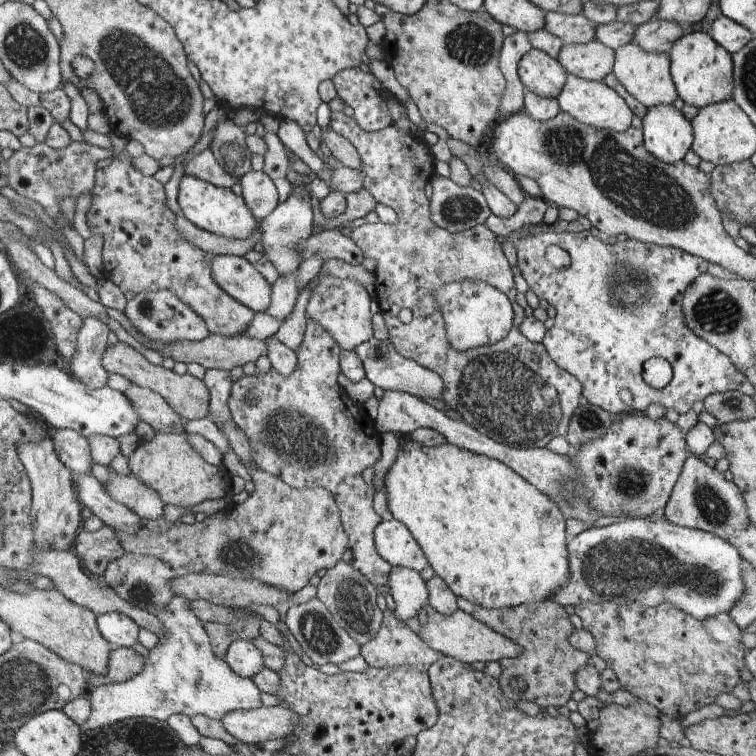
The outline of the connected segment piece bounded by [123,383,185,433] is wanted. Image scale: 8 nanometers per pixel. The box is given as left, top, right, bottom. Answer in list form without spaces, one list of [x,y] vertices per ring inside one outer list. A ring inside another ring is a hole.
[[[134,383],[123,393],[127,395],[132,408],[139,415],[139,420],[150,424],[156,433],[179,433],[184,431],[183,424],[185,420],[170,408],[162,395]]]

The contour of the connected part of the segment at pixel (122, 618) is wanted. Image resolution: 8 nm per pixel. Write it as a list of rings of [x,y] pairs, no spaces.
[[[110,611],[98,615],[98,627],[112,647],[131,647],[139,640],[139,626],[126,614]]]

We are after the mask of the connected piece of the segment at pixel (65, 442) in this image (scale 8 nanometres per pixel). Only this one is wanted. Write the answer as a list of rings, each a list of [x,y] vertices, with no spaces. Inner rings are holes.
[[[49,429],[55,451],[62,461],[74,473],[90,473],[91,458],[90,443],[87,436],[83,436],[72,429]]]

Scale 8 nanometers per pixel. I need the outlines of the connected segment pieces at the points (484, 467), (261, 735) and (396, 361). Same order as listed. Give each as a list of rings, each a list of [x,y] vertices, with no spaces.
[[[402,437],[396,459],[386,472],[384,490],[393,518],[411,530],[436,575],[456,596],[476,606],[510,608],[550,599],[569,581],[565,516],[547,494],[506,463],[452,443],[429,447]]]
[[[262,705],[257,709],[233,710],[221,721],[235,739],[255,745],[266,740],[287,738],[288,732],[296,728],[301,718],[290,707]]]
[[[373,336],[362,345],[355,348],[355,353],[362,359],[365,376],[375,386],[380,386],[384,391],[399,390],[422,398],[436,398],[443,400],[445,384],[443,378],[428,367],[423,367],[414,359],[406,358],[395,349],[389,339],[380,340]]]

